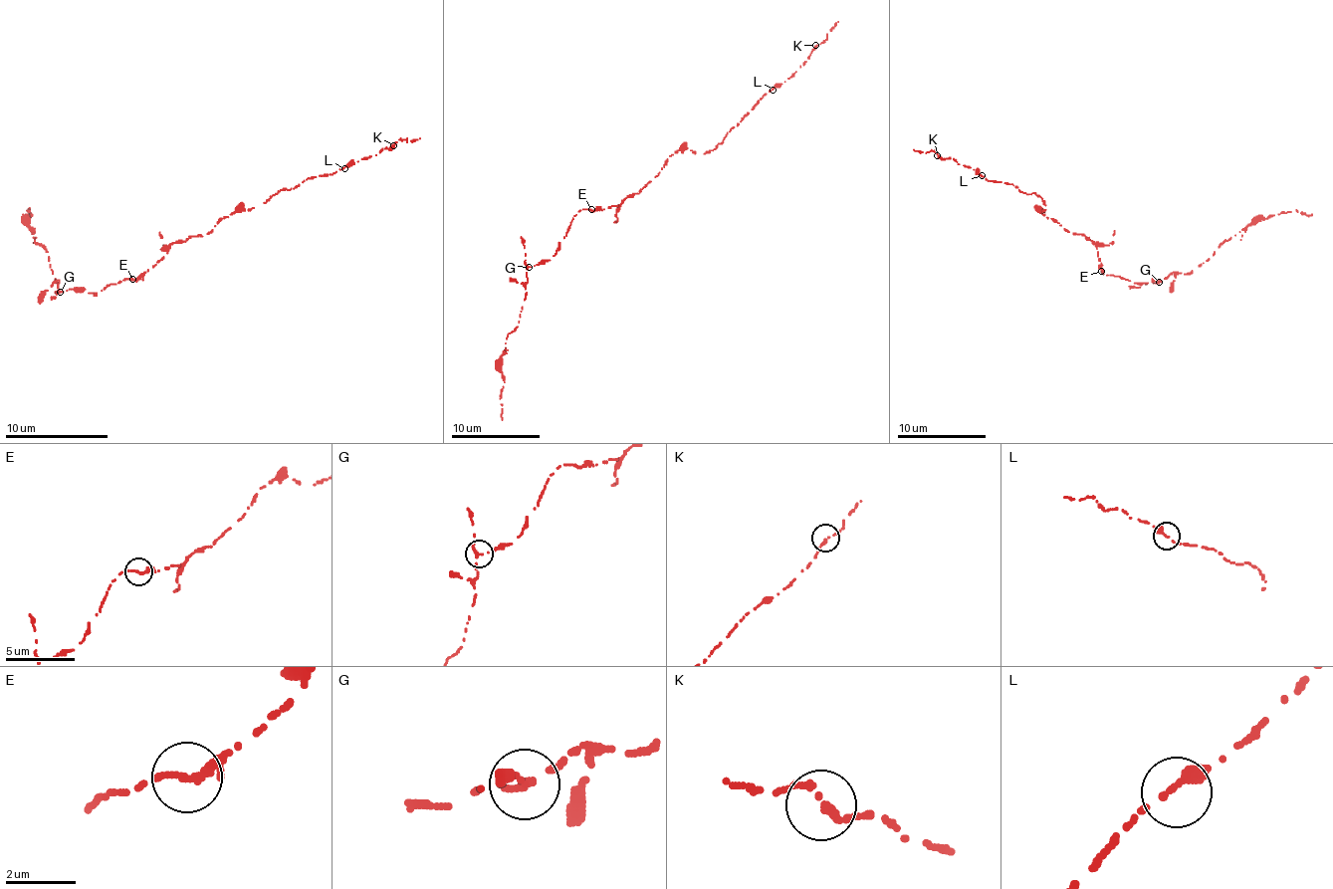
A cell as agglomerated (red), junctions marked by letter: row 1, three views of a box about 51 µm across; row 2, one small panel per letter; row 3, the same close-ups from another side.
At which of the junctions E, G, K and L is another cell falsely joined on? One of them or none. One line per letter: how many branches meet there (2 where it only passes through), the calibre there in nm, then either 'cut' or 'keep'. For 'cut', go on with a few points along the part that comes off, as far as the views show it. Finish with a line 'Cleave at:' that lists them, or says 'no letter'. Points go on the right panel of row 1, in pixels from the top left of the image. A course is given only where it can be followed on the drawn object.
E: 3 branches meet; 180 nm thick; keep
G: 3 branches meet; 160 nm thick; cut; foreign part runs (1159, 282), (1170, 273), (1190, 273), (1219, 247), (1259, 218), (1288, 211), (1312, 213)
K: 2 branches meet; 200 nm thick; keep
L: 2 branches meet; 240 nm thick; keep
Cleave at: G

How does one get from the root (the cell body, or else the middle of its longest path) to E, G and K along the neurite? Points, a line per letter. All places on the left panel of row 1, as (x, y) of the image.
E: (166, 254), (132, 279)
G: (166, 254), (135, 279), (122, 279), (97, 292), (84, 290), (61, 292)
K: (166, 254), (176, 241), (210, 233), (221, 217), (252, 209), (283, 189), (333, 173), (393, 145)

